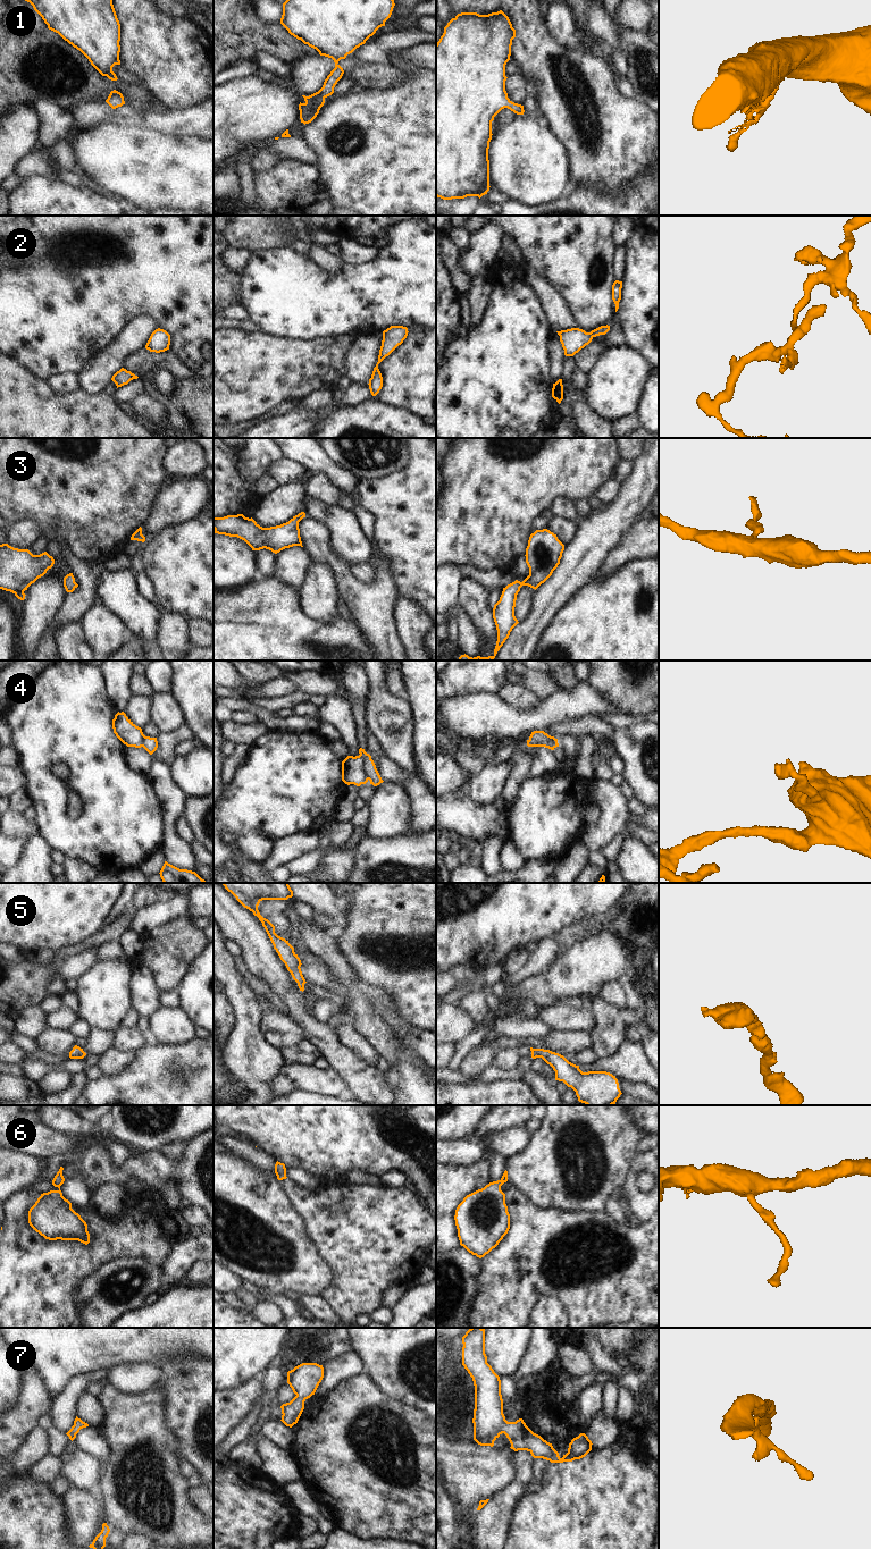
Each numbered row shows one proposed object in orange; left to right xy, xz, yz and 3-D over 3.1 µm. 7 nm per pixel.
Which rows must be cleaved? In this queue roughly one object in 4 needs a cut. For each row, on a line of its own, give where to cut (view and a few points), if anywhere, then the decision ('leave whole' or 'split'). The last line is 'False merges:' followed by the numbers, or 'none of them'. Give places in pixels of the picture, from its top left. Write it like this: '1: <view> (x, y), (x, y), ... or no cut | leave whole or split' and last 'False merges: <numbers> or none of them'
1: no cut | leave whole
2: no cut | leave whole
3: no cut | leave whole
4: xz (366, 752), (365, 773), (368, 779) | split
5: no cut | leave whole
6: no cut | leave whole
7: no cut | leave whole
False merges: 4

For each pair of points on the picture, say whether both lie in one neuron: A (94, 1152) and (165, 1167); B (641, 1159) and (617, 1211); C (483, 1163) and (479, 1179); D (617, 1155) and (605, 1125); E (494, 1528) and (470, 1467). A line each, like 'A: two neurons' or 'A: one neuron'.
A: one neuron
B: two neurons
C: one neuron
D: one neuron
E: two neurons

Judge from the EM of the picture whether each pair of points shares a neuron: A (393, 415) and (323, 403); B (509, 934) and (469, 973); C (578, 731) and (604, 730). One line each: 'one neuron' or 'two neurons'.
A: one neuron
B: two neurons
C: one neuron

